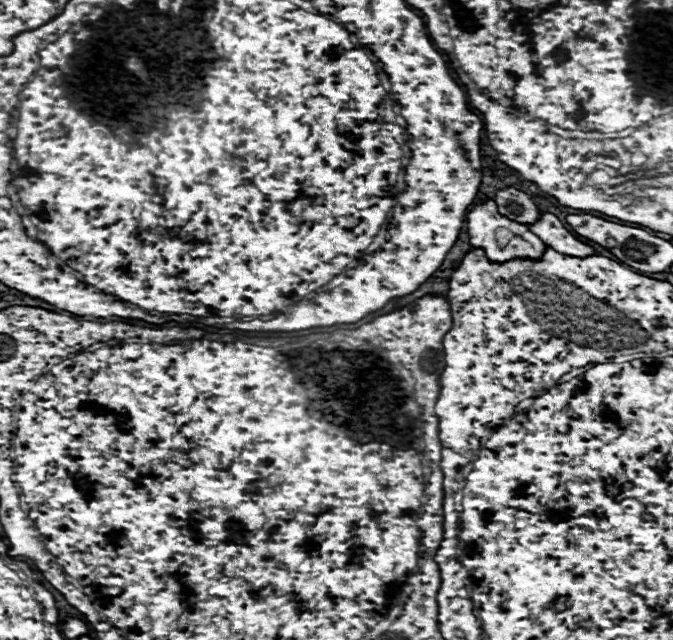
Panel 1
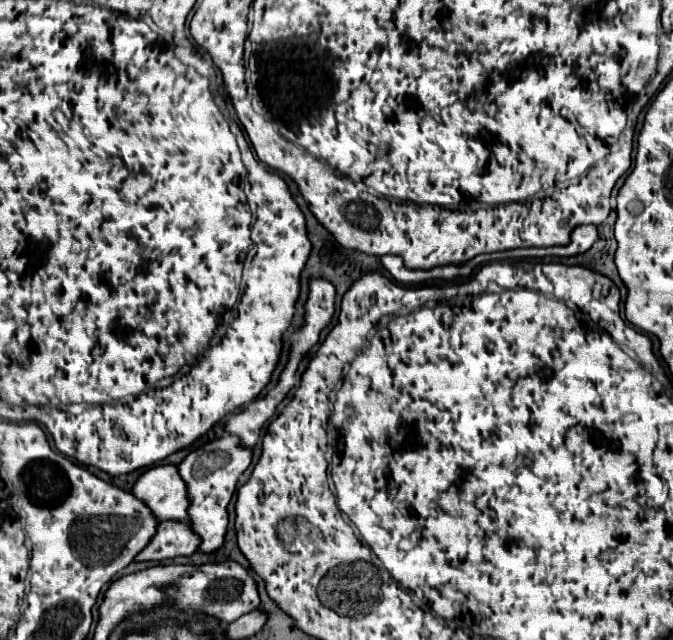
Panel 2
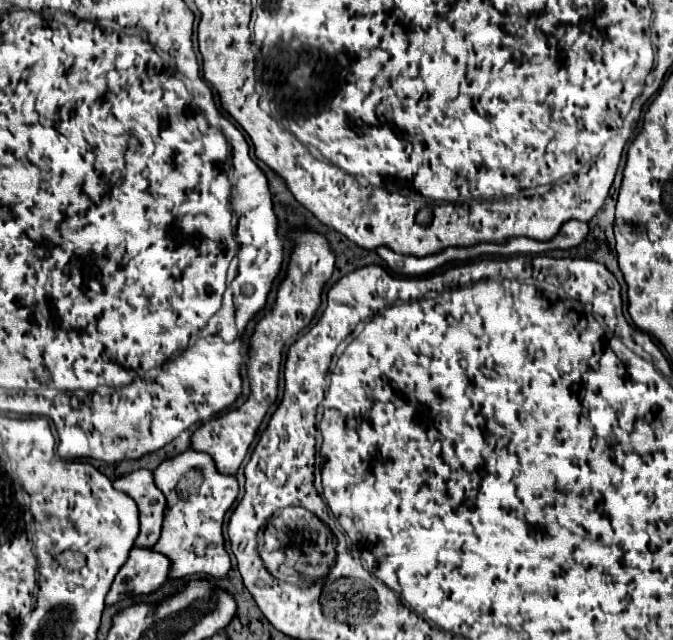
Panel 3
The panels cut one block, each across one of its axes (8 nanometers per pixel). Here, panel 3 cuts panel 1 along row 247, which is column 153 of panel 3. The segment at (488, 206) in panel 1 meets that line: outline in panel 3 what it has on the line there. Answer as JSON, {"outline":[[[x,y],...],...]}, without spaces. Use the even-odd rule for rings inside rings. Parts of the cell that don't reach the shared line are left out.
{"outline":[[[136,470],[118,478],[114,488],[126,492],[138,504],[140,534],[136,538],[136,546],[154,546],[160,538],[166,512],[166,496],[156,488],[154,474],[150,470]]]}

